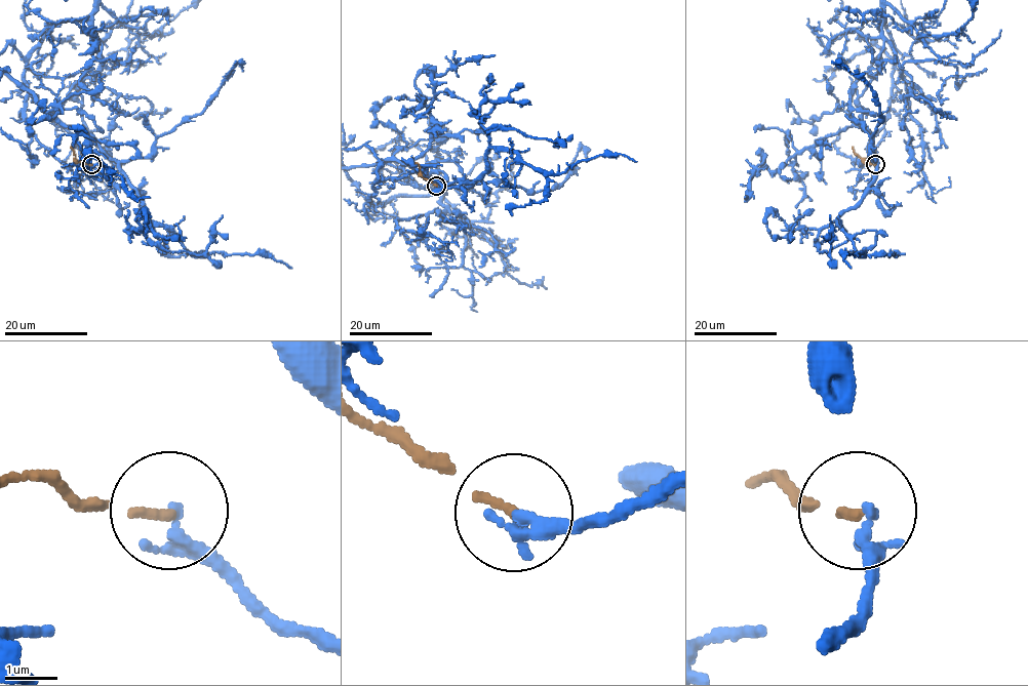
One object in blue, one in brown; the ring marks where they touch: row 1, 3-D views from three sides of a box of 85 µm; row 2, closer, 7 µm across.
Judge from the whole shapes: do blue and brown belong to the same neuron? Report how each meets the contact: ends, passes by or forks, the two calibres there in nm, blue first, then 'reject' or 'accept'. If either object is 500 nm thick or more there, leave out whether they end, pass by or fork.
blue passes by; brown ends; calibres 170 and 150 nm; reject

